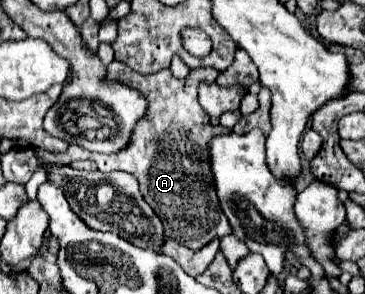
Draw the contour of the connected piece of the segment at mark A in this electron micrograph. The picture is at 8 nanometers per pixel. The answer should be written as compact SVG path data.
M112 60L112 64L108 66L108 74L110 74L110 80L118 80L128 84L130 88L140 90L150 102L146 116L136 124L132 132L132 140L128 148L116 154L96 154L80 146L68 146L68 150L58 154L36 148L34 150L36 158L40 158L46 168L64 166L74 160L94 160L98 164L98 170L130 172L138 180L144 200L152 204L152 210L162 220L164 236L192 250L200 250L214 238L222 238L230 234L230 224L224 212L220 212L220 204L218 204L218 196L212 184L212 172L208 164L208 140L212 140L212 136L218 136L230 130L210 126L210 116L198 104L198 84L200 82L212 84L220 72L212 68L196 68L190 72L186 80L178 80L172 76L170 70L162 70L146 76L146 74L134 72L126 64Z

